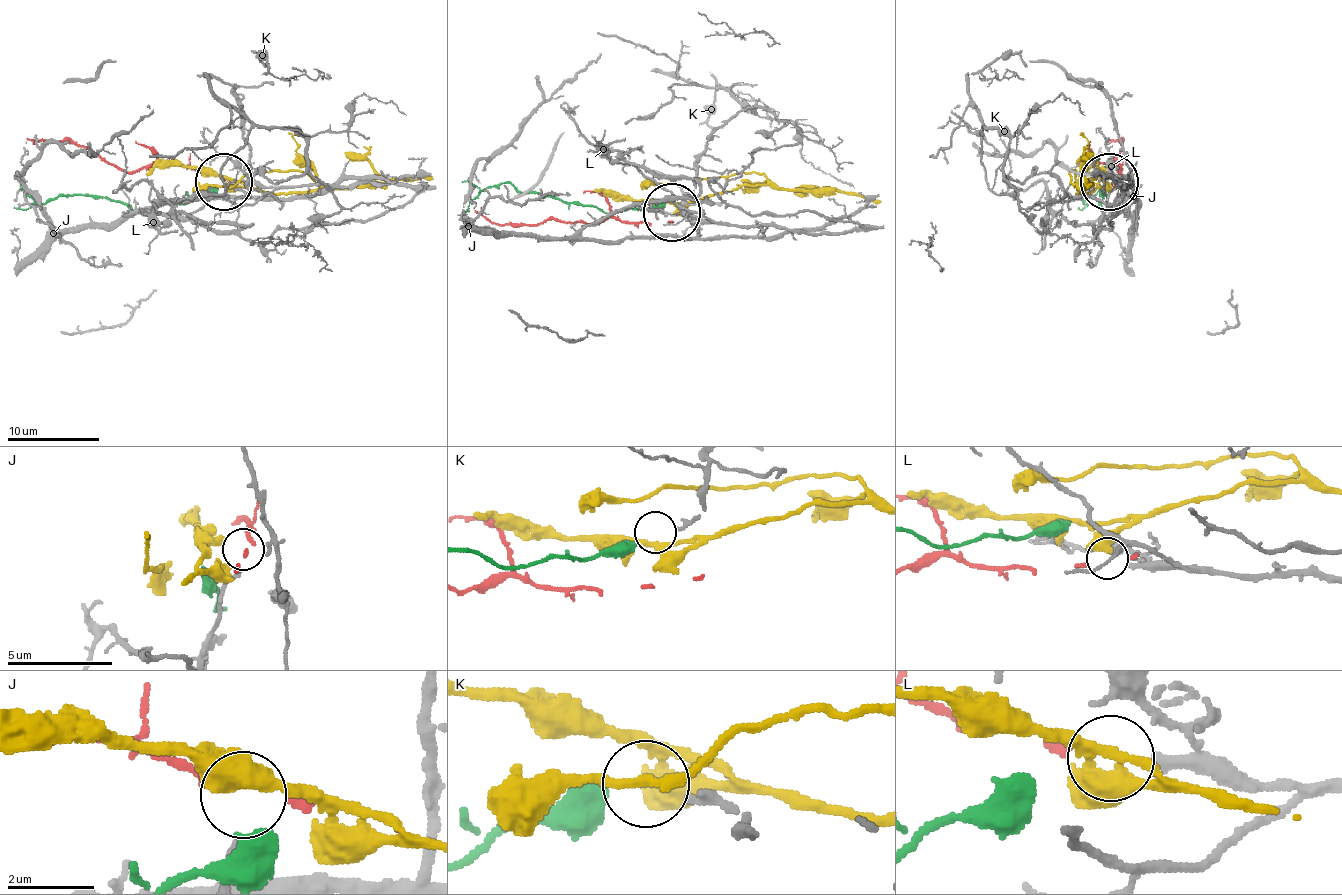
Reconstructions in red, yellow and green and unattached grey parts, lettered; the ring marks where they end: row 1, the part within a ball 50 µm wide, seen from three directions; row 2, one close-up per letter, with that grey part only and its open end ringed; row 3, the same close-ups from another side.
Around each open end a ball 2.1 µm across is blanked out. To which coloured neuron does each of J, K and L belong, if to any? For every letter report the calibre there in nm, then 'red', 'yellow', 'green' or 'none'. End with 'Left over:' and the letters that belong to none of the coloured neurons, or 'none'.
J: 170 nm thick; none
K: 190 nm thick; green
L: 200 nm thick; red
Left over: J

